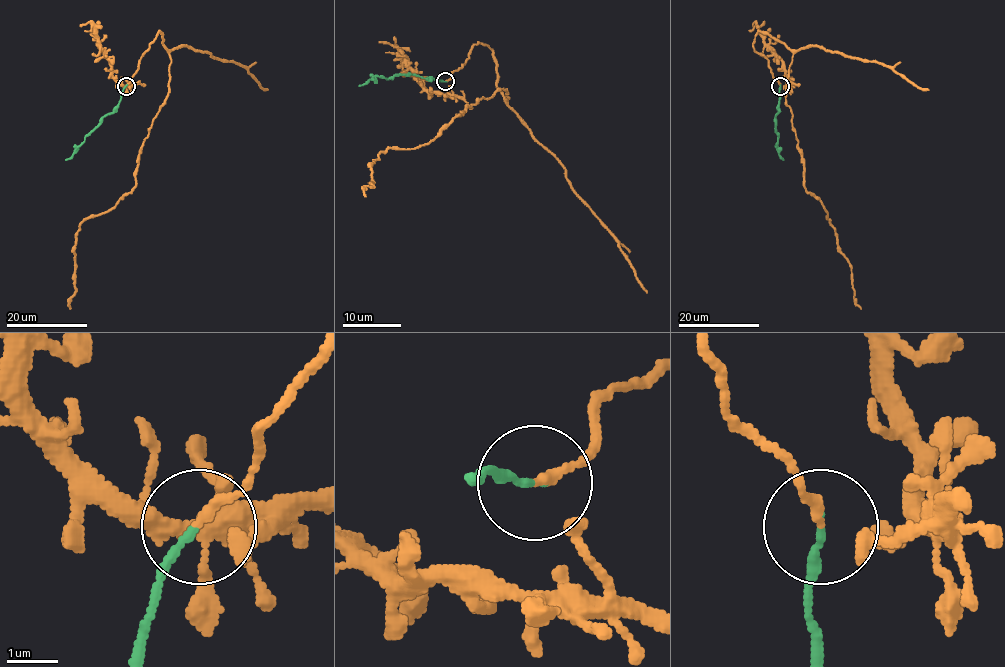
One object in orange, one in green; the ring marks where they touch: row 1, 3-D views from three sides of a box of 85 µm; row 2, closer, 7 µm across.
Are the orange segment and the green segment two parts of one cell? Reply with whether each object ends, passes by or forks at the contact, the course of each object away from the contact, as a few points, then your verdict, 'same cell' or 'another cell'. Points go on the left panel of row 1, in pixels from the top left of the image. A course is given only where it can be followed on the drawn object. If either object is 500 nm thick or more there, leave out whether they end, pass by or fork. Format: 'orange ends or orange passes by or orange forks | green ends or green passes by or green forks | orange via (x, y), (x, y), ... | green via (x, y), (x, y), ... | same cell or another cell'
orange passes by | green ends | orange via (126, 85), (159, 31), (171, 61), (167, 97), (139, 154), (136, 187), (113, 207), (80, 224), (70, 309) | green via (126, 85), (119, 106), (105, 115), (66, 159) | same cell

